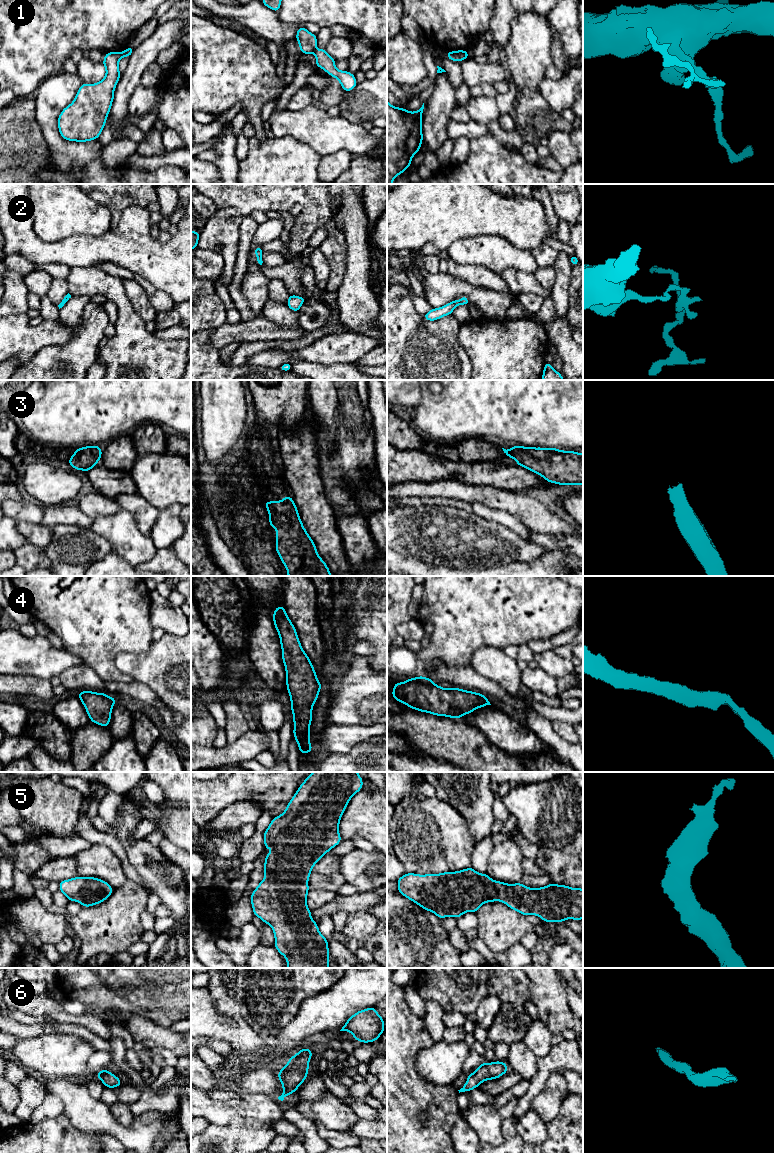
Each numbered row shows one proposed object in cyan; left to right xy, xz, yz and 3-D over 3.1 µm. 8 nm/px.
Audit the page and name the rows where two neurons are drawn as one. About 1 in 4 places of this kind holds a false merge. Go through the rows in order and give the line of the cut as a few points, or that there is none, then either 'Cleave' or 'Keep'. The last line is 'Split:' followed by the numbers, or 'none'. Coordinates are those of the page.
1: Split along xy (119, 53), (121, 57). Cleave
2: No split. Keep
3: No split. Keep
4: No split. Keep
5: No split. Keep
6: No split. Keep
Split: 1

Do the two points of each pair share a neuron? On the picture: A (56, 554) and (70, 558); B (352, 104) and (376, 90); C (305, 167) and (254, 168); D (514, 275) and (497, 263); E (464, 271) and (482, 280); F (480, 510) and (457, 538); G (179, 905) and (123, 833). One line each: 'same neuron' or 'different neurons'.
A: same neuron
B: same neuron
C: same neuron
D: different neurons
E: same neuron
F: different neurons
G: same neuron

